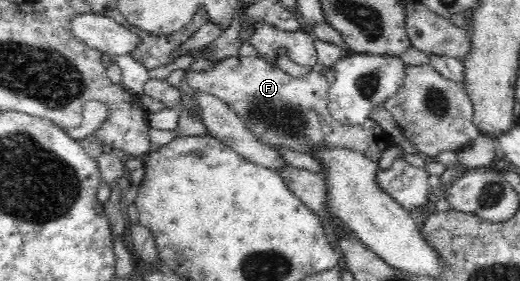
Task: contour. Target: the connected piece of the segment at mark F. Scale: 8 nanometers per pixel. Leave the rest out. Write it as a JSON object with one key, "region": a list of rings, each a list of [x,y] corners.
{"region":[[[237,56],[214,63],[209,70],[185,71],[185,80],[197,92],[205,92],[223,100],[237,114],[246,128],[276,151],[290,149],[312,153],[321,147],[358,152],[378,163],[393,140],[374,119],[362,125],[345,126],[328,111],[330,83],[328,75],[311,71],[304,77],[292,77],[279,67],[257,56]]]}

